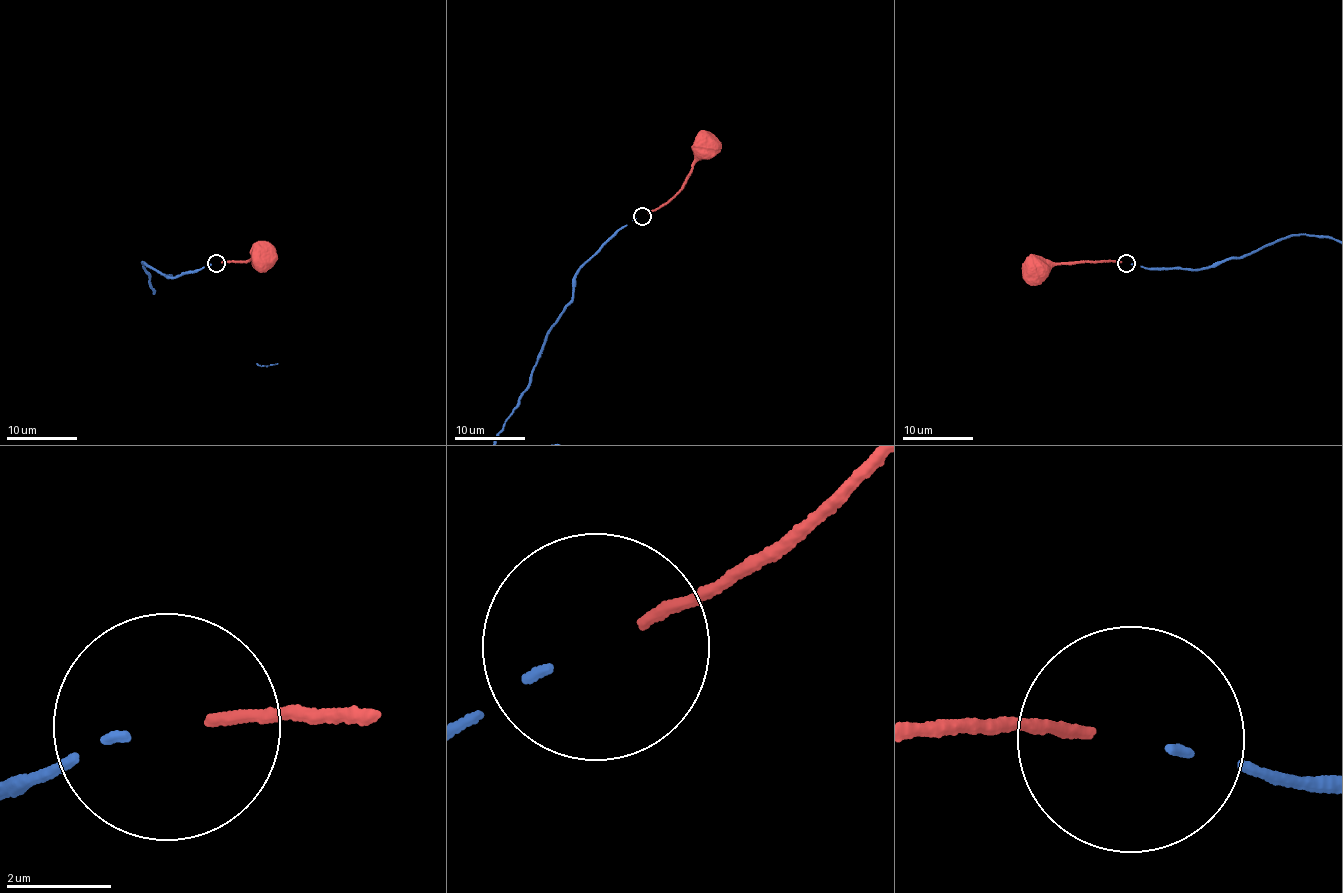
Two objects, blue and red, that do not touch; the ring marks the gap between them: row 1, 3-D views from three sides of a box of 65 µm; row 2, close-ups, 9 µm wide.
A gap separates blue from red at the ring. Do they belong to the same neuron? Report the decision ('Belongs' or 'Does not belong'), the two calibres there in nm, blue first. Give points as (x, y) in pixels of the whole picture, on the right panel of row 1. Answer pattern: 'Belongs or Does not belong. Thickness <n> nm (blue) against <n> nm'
Belongs. Thickness 140 nm (blue) against 200 nm

